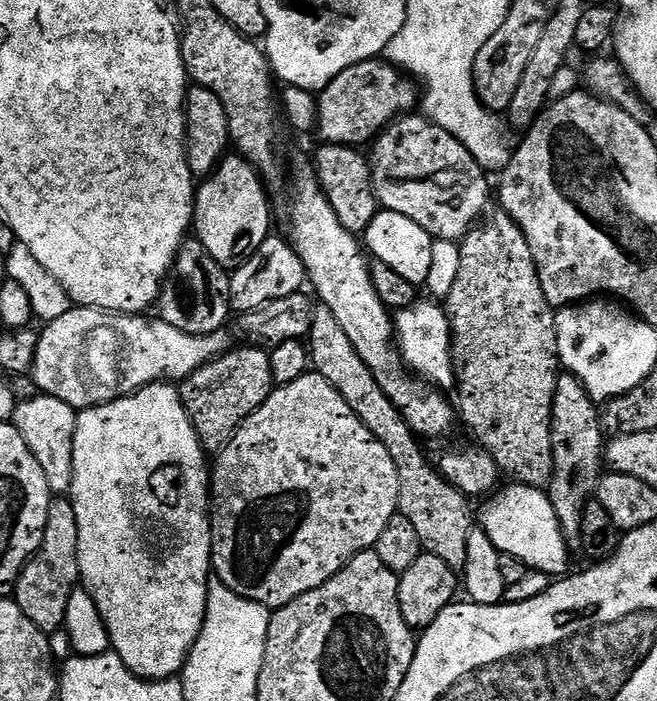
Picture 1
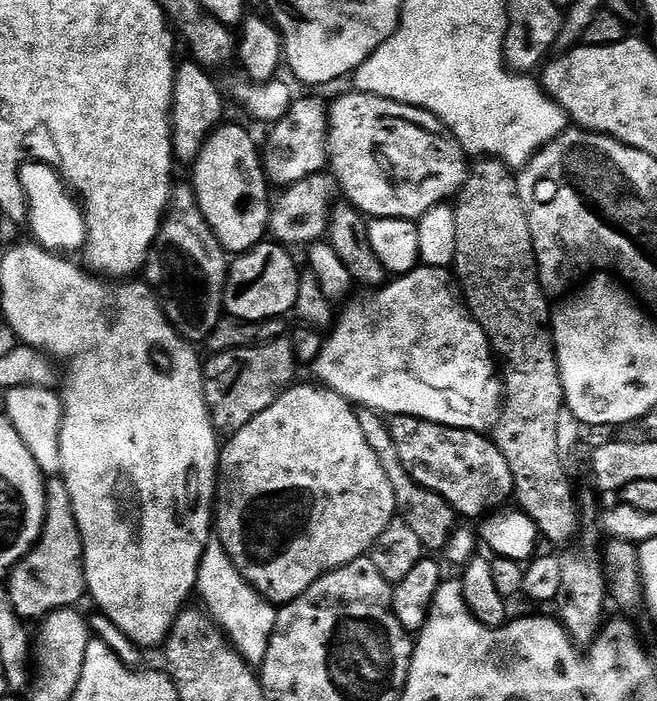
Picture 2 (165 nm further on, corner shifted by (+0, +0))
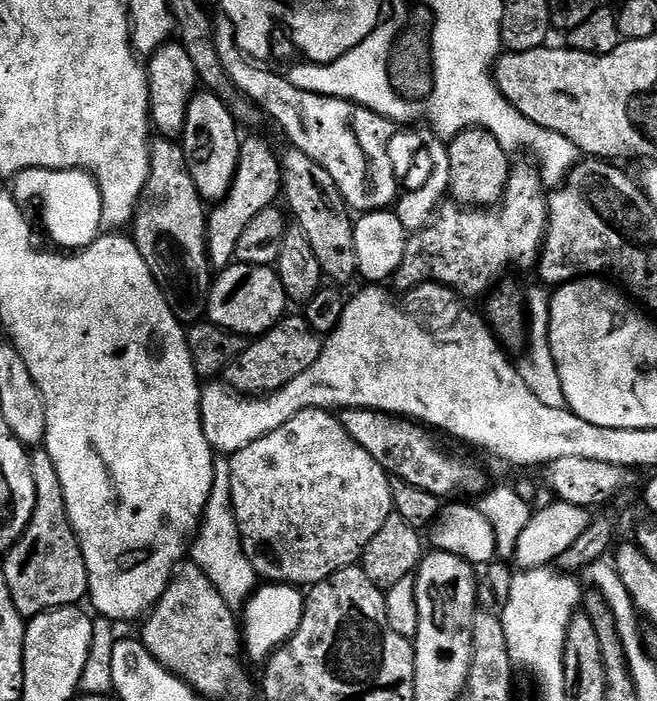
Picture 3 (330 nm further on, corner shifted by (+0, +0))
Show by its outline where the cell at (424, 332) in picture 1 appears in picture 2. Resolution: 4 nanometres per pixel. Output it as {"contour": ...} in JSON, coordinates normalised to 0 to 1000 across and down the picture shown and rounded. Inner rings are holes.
{"contour":[[[635,379],[571,414],[556,415],[556,422],[543,428],[531,427],[522,435],[524,447],[519,451],[516,447],[508,466],[498,475],[490,505],[484,505],[478,521],[479,541],[537,579],[565,582],[568,588],[592,595],[633,593],[680,609],[747,618],[764,581],[758,519],[743,478],[691,411],[688,418],[682,394],[673,382]]]}

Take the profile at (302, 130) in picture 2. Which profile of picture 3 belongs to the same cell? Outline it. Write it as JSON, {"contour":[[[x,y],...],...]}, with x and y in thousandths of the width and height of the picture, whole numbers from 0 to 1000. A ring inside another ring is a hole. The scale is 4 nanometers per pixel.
{"contour":[[[396,191],[373,193],[365,201],[356,260],[341,278],[339,287],[324,295],[329,298],[315,304],[317,374],[324,384],[339,385],[359,371],[362,340],[368,340],[381,311],[387,311],[387,305],[399,300],[416,295],[428,284],[431,265],[422,213],[414,213]]]}

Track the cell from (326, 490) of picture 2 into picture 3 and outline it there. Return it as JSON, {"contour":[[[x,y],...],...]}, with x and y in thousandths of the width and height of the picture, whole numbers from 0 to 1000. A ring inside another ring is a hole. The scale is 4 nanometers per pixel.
{"contour":[[[499,585],[455,588],[447,596],[441,596],[441,602],[435,602],[435,608],[423,608],[423,613],[405,619],[405,625],[393,625],[381,631],[381,636],[352,646],[347,669],[350,670],[353,726],[362,750],[365,777],[374,796],[381,796],[381,807],[387,807],[391,823],[402,830],[473,836],[502,825],[514,813],[537,809],[553,795],[563,767],[569,767],[569,762],[581,756],[581,745],[588,745],[588,739],[600,730],[592,676],[584,673],[569,653],[563,653],[563,648],[557,648],[557,642],[551,642],[551,636],[545,636],[545,631],[539,631],[539,625],[533,625],[533,619],[527,619],[522,605]]]}

